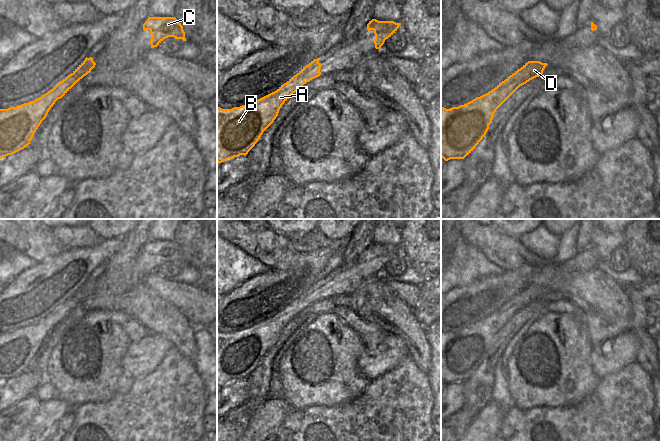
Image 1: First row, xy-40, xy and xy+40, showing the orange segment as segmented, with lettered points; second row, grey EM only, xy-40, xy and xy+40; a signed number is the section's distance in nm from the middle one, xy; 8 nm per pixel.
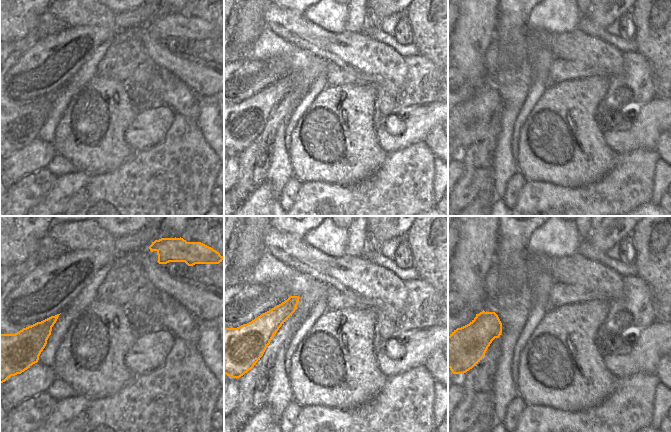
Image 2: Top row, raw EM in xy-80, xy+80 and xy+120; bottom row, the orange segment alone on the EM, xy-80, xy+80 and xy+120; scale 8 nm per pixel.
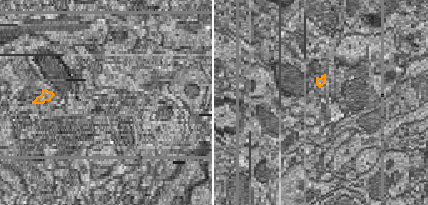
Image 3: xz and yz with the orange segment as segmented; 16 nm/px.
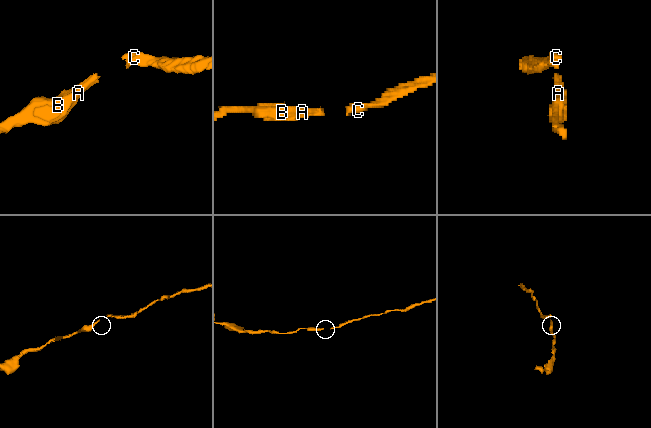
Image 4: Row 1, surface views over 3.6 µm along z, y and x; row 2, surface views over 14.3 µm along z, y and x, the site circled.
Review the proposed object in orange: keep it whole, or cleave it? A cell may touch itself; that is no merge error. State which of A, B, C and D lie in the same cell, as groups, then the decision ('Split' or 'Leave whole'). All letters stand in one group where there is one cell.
Groups: A B C D. Leave whole

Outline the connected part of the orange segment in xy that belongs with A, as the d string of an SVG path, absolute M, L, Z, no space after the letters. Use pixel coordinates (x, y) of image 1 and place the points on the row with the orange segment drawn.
M319 58L303 67L276 91L232 109L217 107L217 162L247 155L274 122L282 105L304 84L321 75Z

